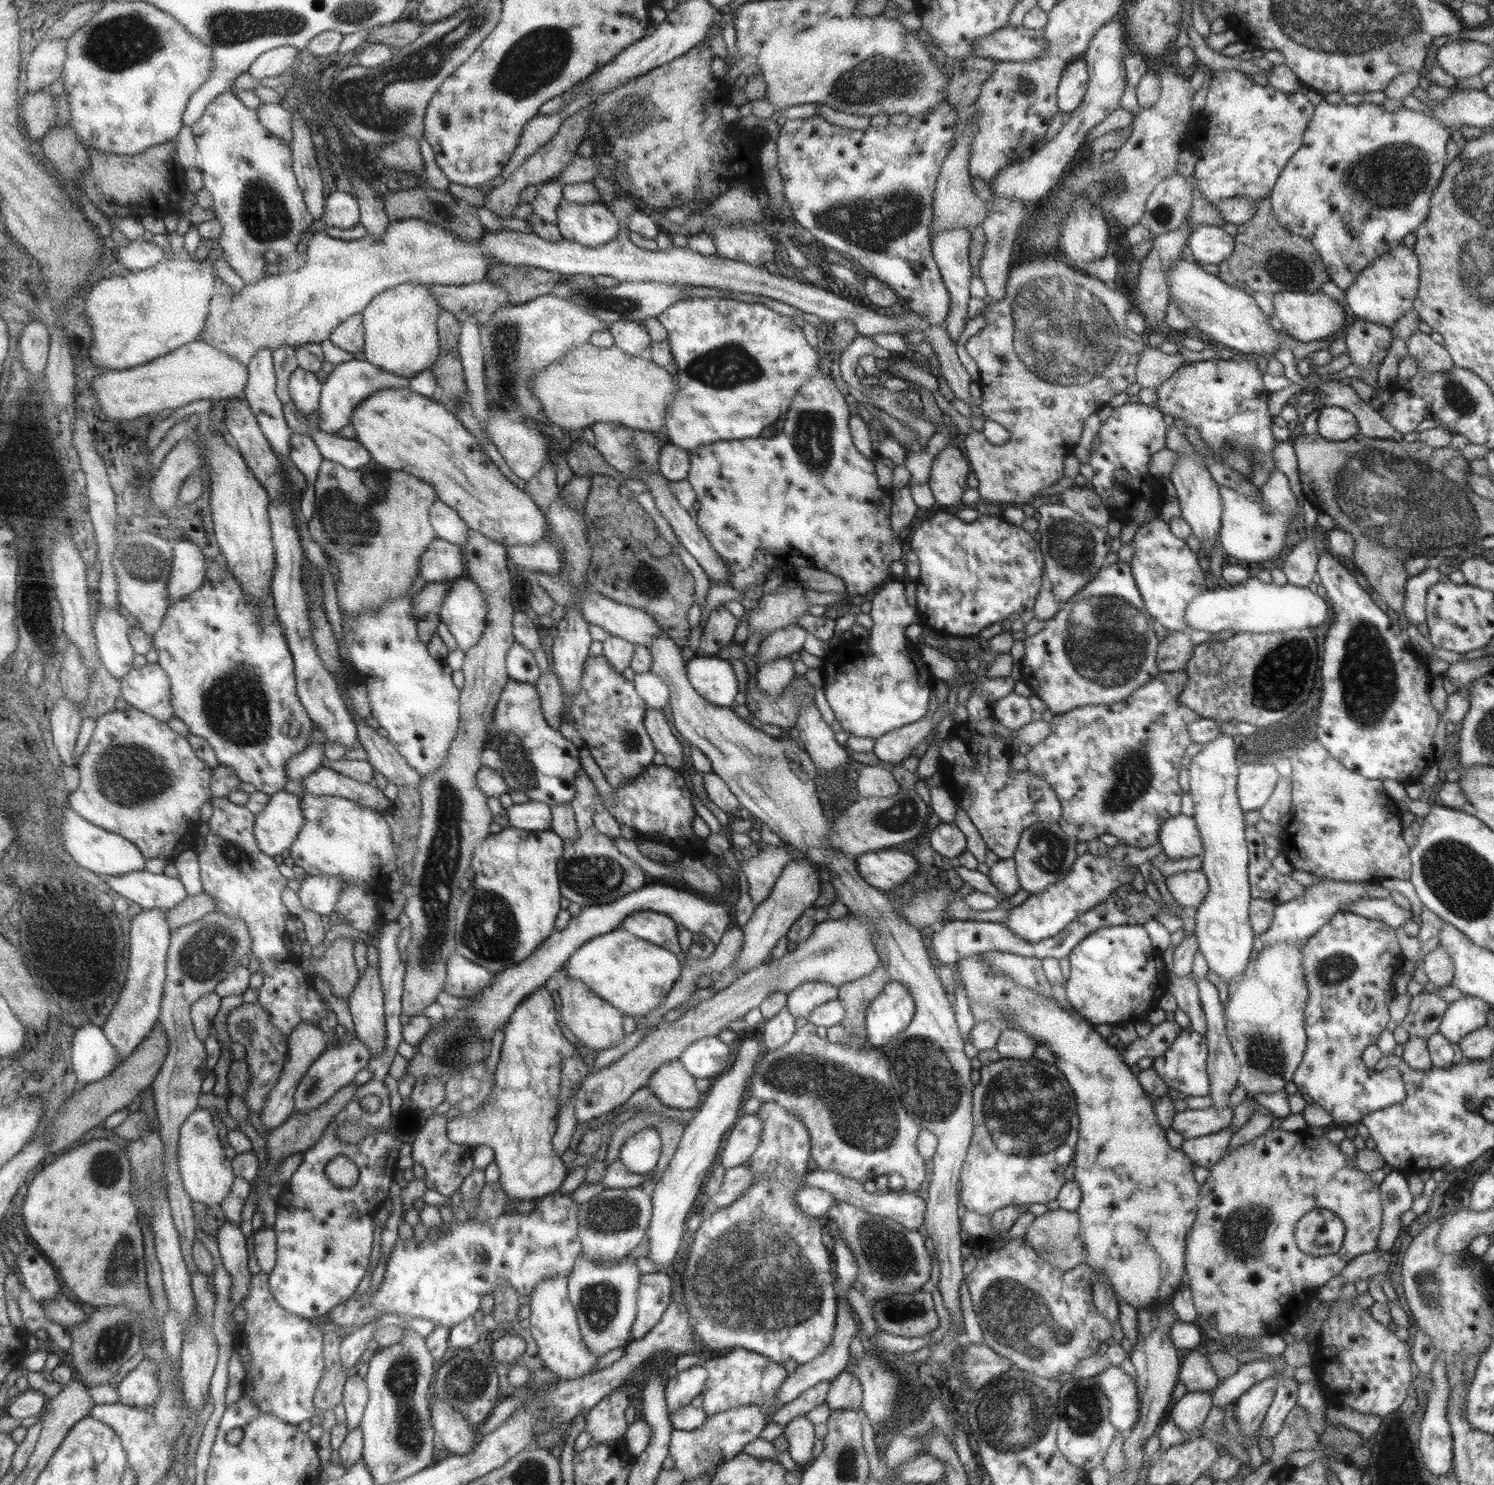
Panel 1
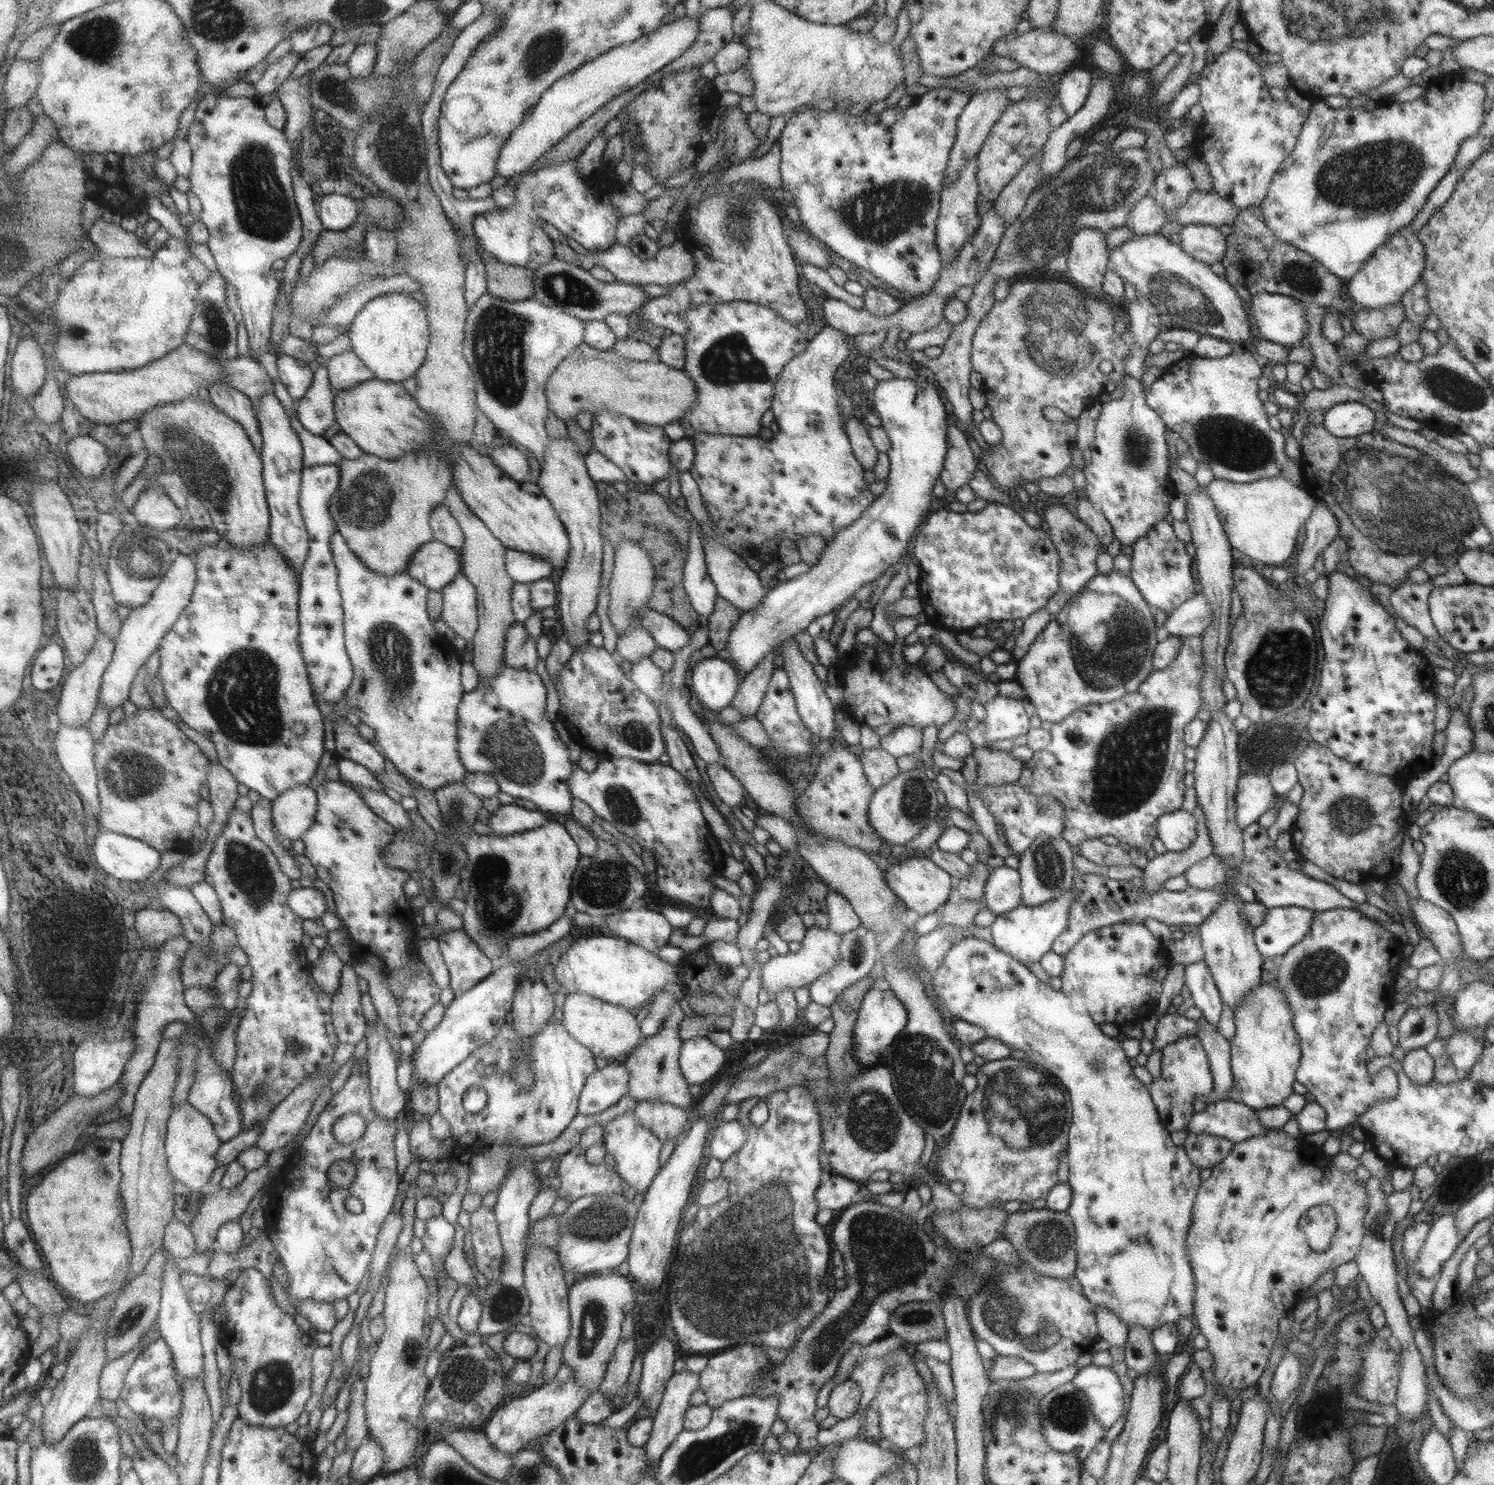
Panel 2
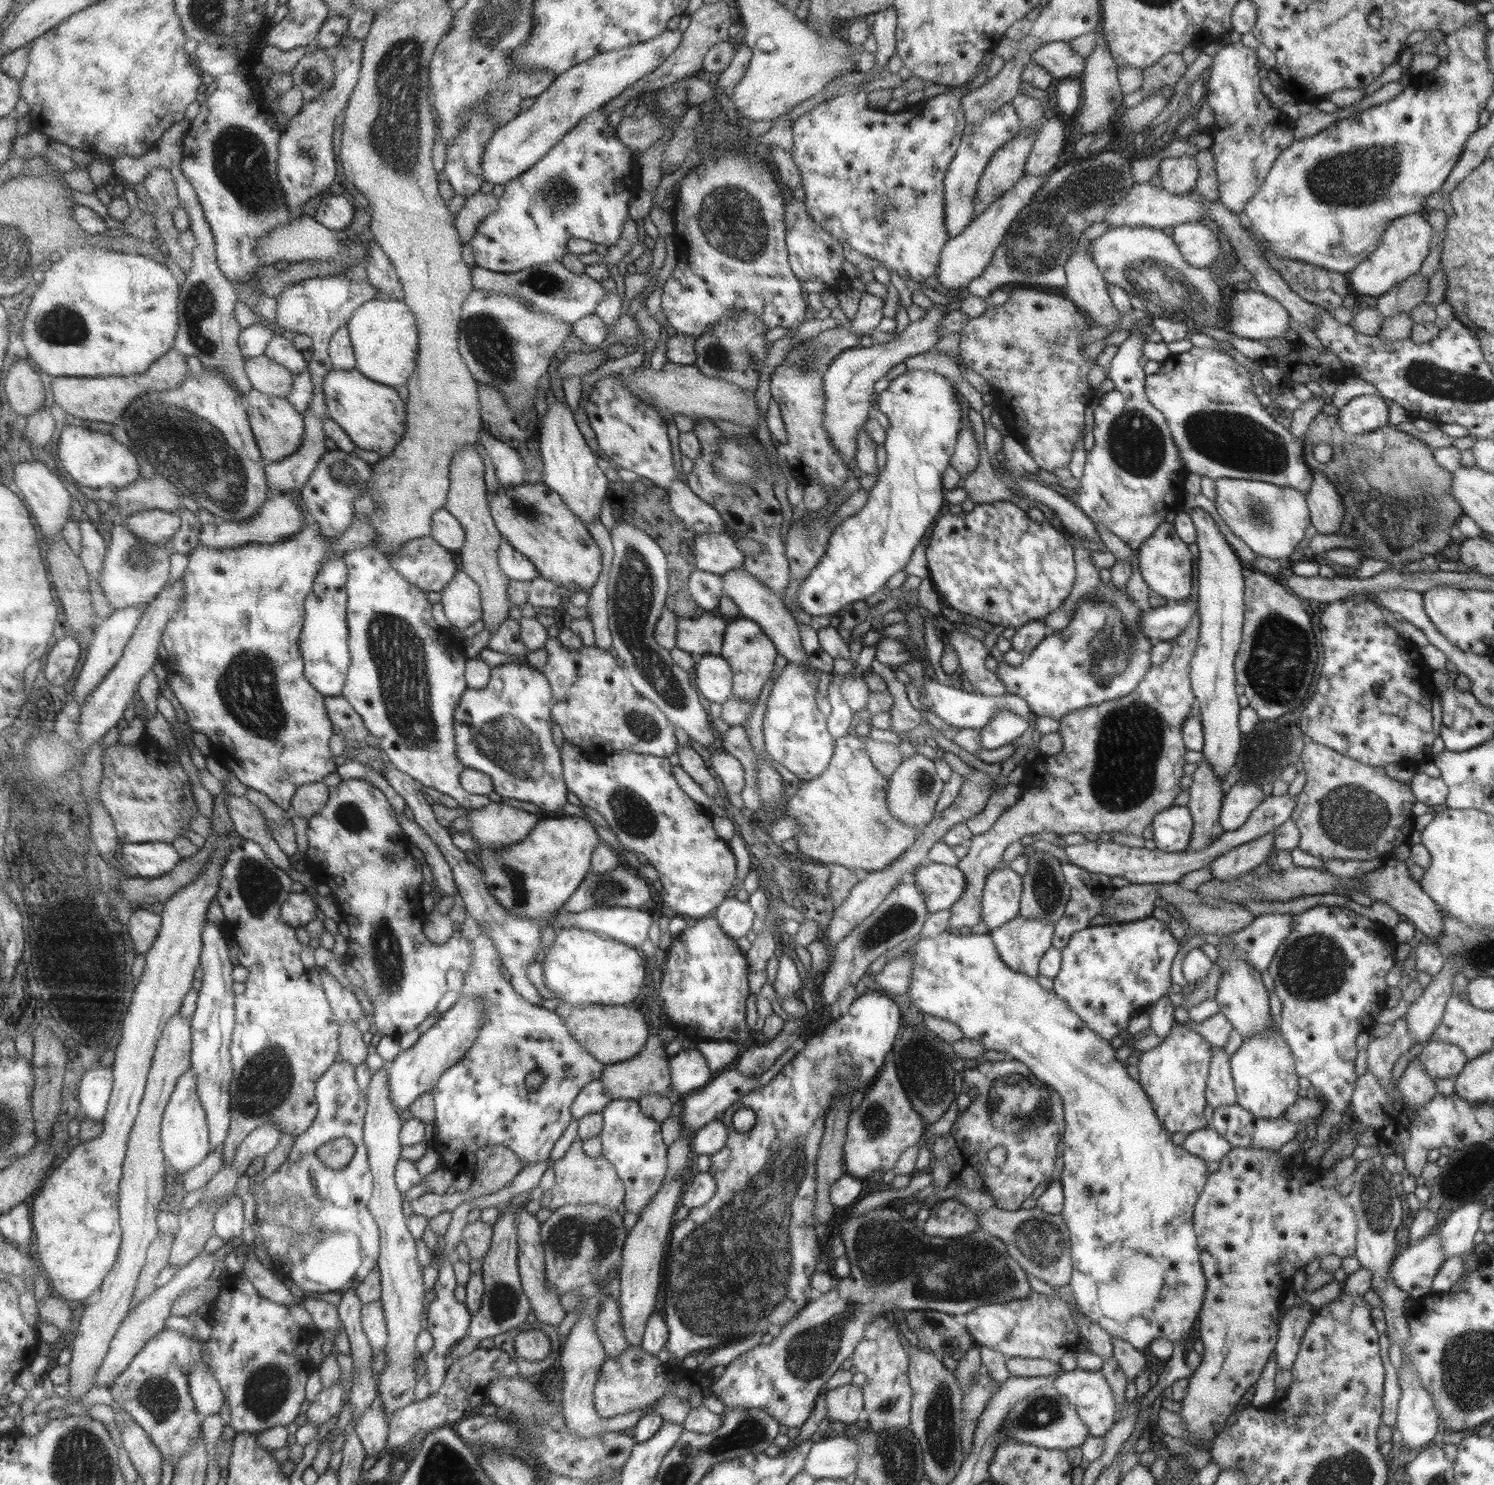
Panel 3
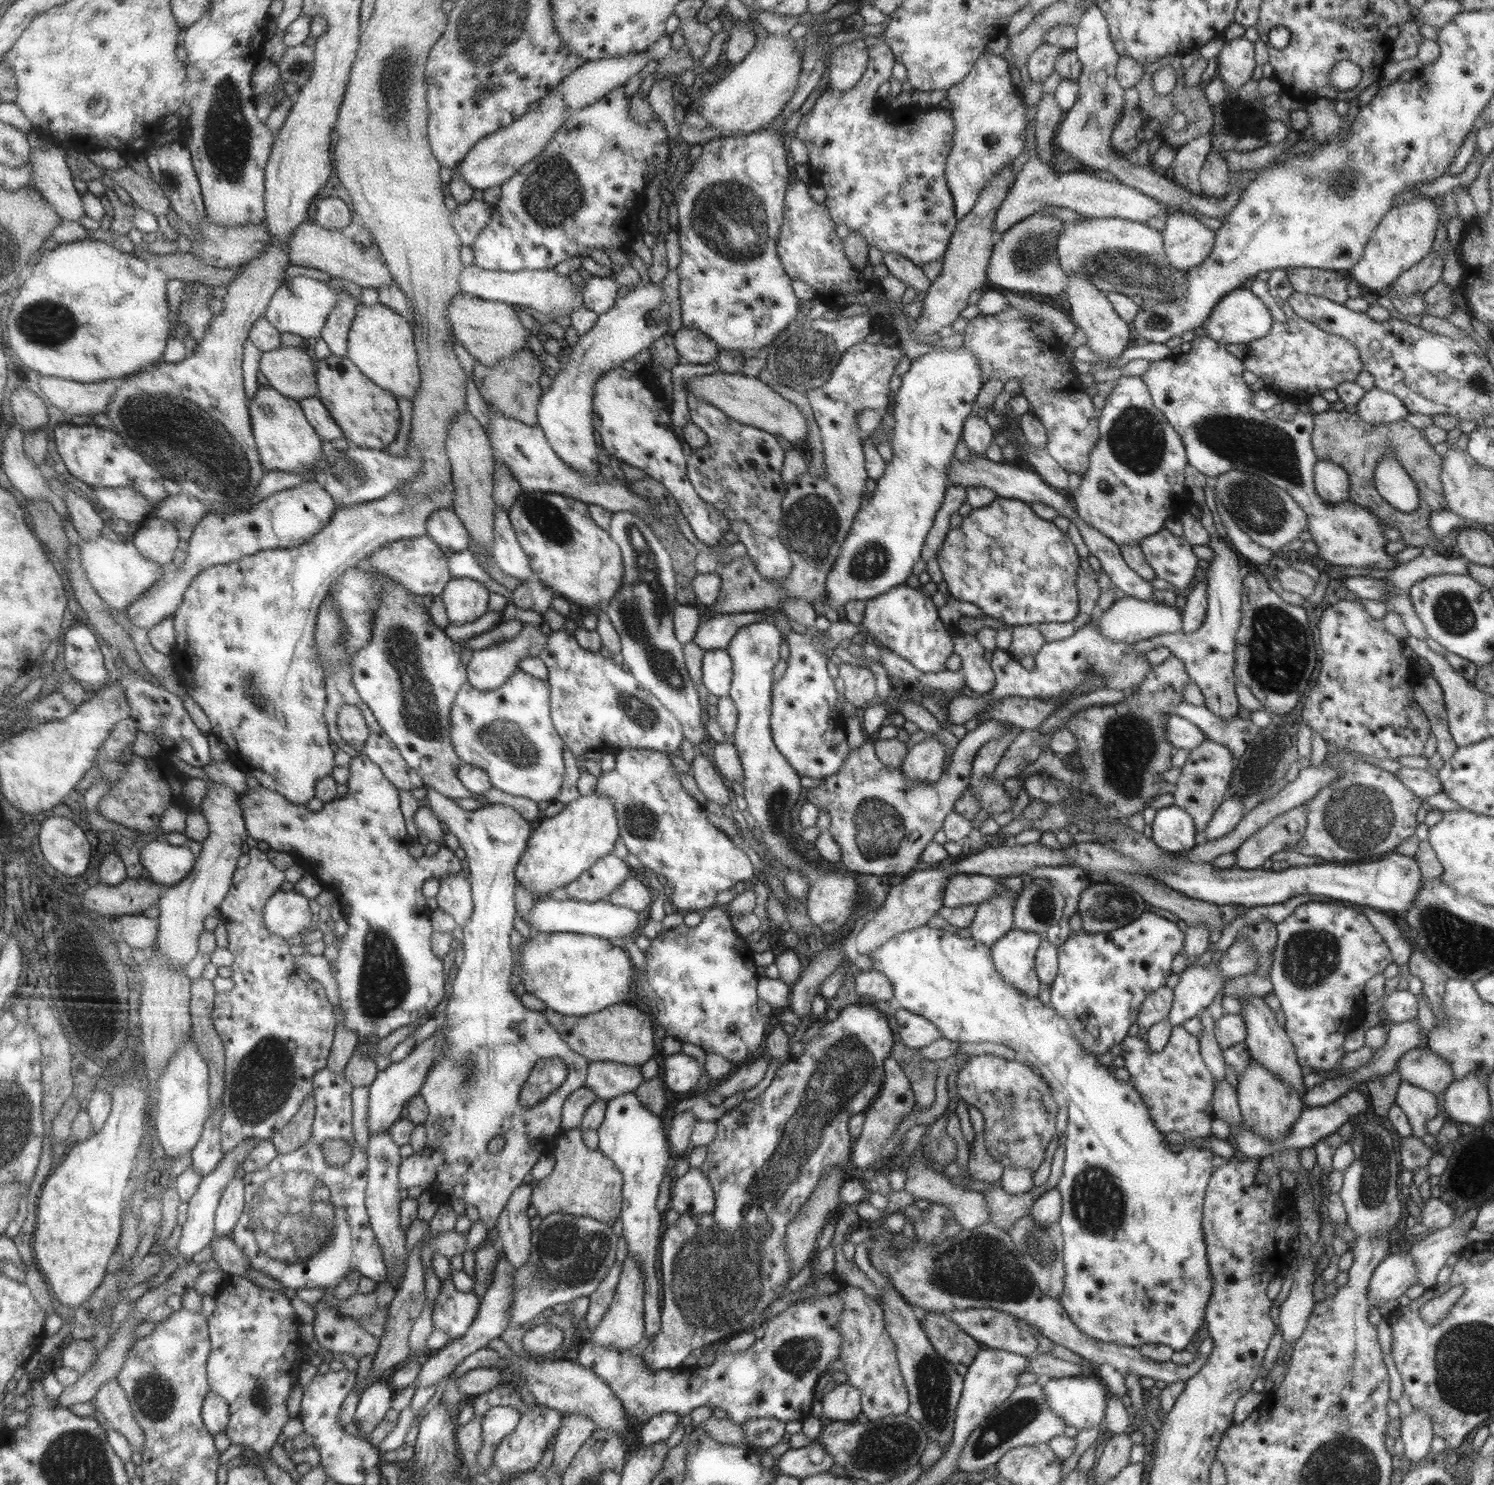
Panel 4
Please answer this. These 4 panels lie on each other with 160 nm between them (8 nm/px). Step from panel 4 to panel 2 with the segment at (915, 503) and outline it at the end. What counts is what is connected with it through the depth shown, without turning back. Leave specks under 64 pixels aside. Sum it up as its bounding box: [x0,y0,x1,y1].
[726,373,947,674]

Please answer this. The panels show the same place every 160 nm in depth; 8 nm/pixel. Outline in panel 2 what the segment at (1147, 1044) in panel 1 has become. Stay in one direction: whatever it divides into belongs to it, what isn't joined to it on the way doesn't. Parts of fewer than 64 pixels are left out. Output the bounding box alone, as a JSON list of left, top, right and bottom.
[1151,1013,1198,1051]

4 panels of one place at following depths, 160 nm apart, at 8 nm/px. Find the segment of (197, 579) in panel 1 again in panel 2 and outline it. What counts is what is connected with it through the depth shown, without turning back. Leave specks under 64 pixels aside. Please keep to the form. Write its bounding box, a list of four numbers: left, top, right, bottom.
[100,552,196,710]

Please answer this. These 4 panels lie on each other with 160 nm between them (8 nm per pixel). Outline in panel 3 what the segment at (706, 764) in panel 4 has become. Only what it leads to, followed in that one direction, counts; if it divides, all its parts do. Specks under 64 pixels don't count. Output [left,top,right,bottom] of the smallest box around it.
[676,743,717,799]

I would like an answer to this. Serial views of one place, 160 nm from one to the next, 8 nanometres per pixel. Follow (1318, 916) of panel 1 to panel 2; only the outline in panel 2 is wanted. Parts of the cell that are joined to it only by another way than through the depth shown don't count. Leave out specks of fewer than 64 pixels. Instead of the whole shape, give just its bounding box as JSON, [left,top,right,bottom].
[1254,905,1314,960]

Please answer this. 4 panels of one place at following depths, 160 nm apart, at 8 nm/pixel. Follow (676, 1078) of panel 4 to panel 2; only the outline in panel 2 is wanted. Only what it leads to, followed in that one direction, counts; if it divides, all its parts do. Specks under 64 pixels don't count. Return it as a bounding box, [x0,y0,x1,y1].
[679,1036,725,1084]

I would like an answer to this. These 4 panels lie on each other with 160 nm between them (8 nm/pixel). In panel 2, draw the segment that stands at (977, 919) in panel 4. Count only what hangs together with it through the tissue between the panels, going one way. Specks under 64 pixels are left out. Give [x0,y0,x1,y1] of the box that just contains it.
[984,866,1020,915]

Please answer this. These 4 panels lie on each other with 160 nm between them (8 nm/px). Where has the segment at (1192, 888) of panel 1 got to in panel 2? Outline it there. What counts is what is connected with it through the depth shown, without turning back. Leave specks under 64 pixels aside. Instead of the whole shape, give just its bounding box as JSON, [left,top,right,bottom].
[1185,854,1227,890]

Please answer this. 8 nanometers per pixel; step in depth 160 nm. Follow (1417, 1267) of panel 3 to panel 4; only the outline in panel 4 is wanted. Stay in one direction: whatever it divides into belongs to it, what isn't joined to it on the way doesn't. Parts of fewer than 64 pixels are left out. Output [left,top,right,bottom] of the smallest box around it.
[1367,1251,1417,1310]

